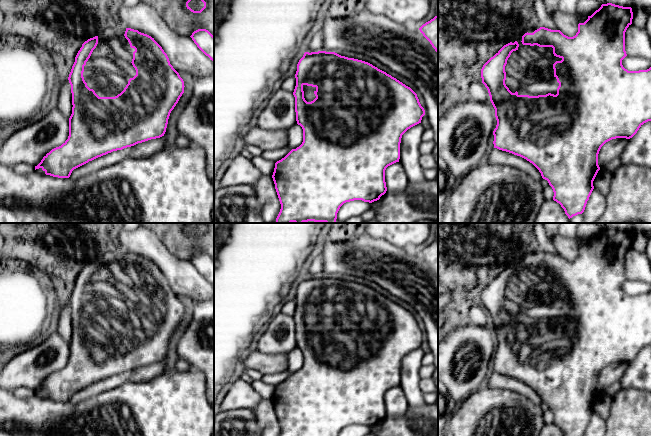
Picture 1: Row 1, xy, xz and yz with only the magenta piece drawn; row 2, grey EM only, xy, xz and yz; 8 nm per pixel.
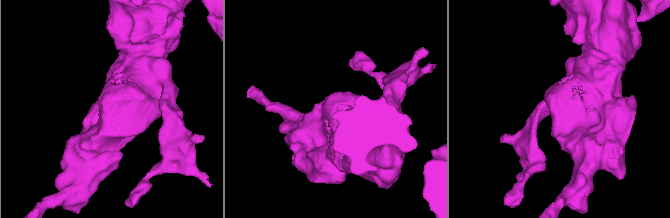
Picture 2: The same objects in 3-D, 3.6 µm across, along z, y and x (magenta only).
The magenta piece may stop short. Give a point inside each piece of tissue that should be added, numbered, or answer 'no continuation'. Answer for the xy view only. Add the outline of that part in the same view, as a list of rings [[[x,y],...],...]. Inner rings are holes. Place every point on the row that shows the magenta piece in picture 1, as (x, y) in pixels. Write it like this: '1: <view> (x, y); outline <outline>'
1: xy (108, 70); outline [[[119,25],[104,29],[84,66],[84,80],[99,97],[117,96],[136,75],[131,63],[135,49],[130,47],[125,31]]]

